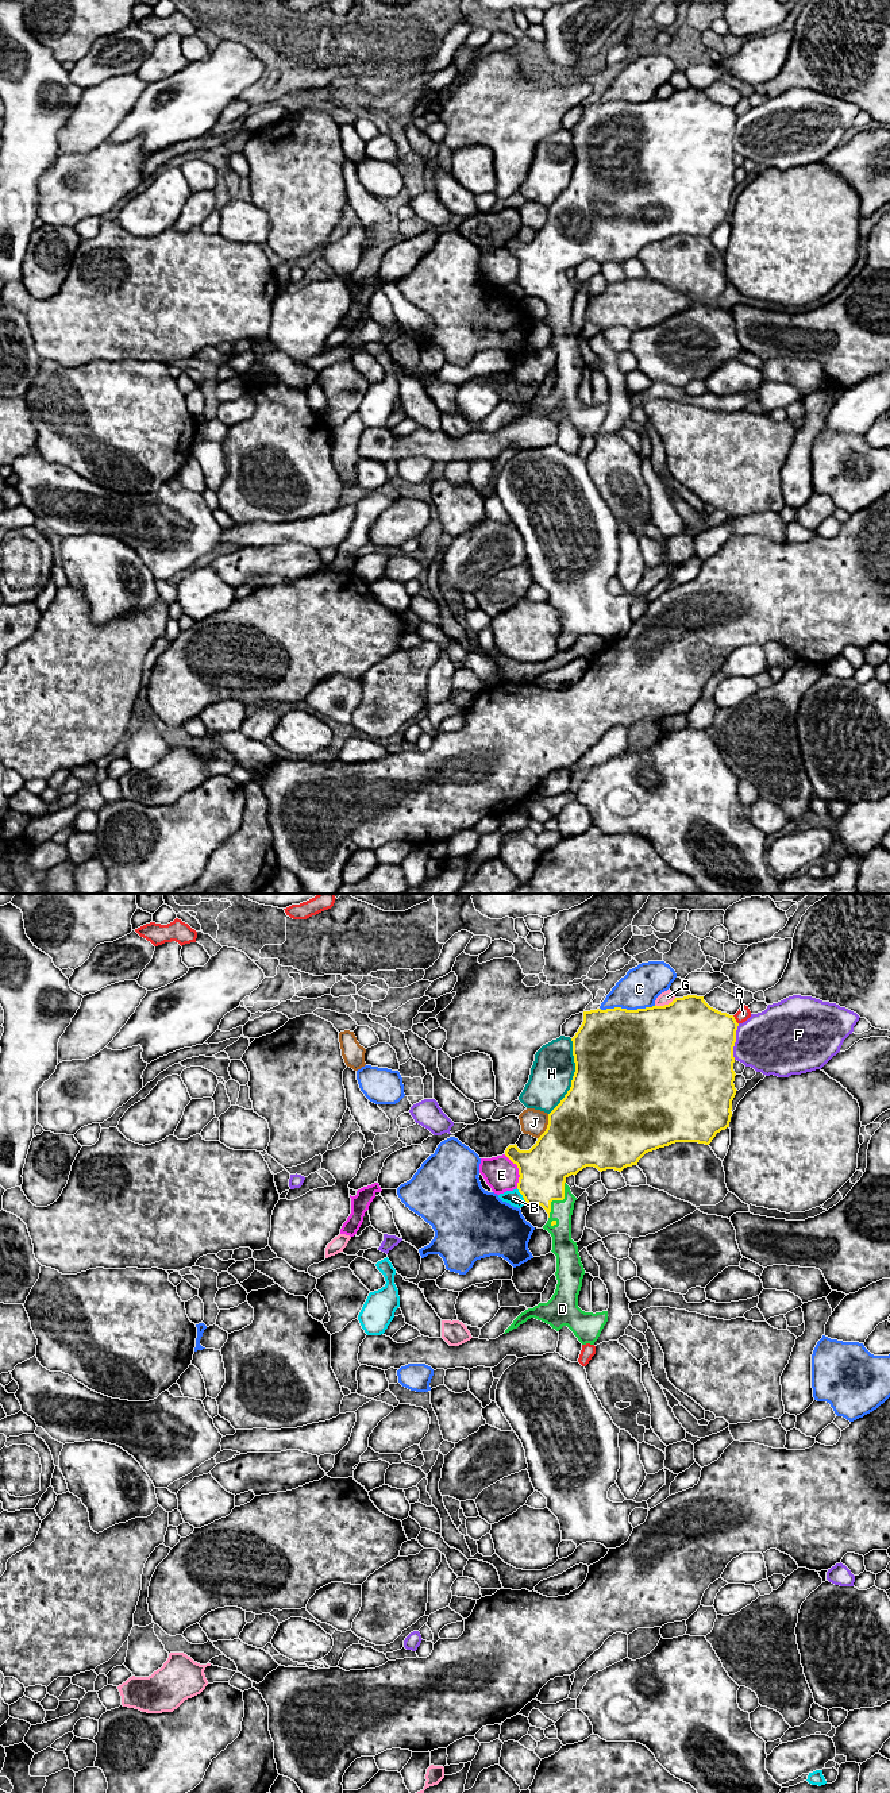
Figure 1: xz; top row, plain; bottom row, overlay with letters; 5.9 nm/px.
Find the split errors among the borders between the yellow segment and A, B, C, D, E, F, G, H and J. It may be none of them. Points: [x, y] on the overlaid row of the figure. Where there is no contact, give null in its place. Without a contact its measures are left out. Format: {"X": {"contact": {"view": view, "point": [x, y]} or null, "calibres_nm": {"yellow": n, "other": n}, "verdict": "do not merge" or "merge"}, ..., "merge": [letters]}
{"A": {"contact": {"view": "xz", "point": [735, 1020]}, "calibres_nm": {"yellow": 420, "other": 80}, "verdict": "do not merge"}, "B": {"contact": {"view": "xz", "point": [521, 1194]}, "calibres_nm": {"yellow": 280, "other": 90}, "verdict": "do not merge"}, "C": {"contact": {"view": "xz", "point": [625, 1009]}, "calibres_nm": {"yellow": 500, "other": 240}, "verdict": "do not merge"}, "D": {"contact": {"view": "xz", "point": [557, 1199]}, "calibres_nm": {"yellow": 280, "other": 130}, "verdict": "do not merge"}, "E": {"contact": {"view": "xz", "point": [519, 1171]}, "calibres_nm": {"yellow": 300, "other": 200}, "verdict": "do not merge"}, "F": {"contact": {"view": "xz", "point": [735, 1041]}, "calibres_nm": {"yellow": 480, "other": 400}, "verdict": "do not merge"}, "G": {"contact": {"view": "xz", "point": [665, 1005]}, "calibres_nm": {"yellow": 500, "other": 80}, "verdict": "do not merge"}, "H": {"contact": {"view": "xz", "point": [573, 1076]}, "calibres_nm": {"yellow": 500, "other": 260}, "verdict": "do not merge"}, "J": {"contact": {"view": "xz", "point": [547, 1126]}, "calibres_nm": {"yellow": 460, "other": 160}, "verdict": "do not merge"}, "merge": []}

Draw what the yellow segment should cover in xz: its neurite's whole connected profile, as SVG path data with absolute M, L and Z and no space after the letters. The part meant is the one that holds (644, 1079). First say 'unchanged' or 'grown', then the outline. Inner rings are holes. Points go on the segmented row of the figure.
unchanged | M687 995L683 998L675 998L671 1003L664 1006L652 1006L637 1010L627 1010L621 1007L606 1010L590 1010L583 1011L583 1022L573 1041L573 1056L575 1063L575 1072L571 1080L571 1087L560 1100L560 1103L548 1114L548 1125L546 1131L538 1138L536 1144L529 1150L520 1150L517 1145L509 1145L505 1150L505 1156L519 1168L517 1189L523 1195L525 1203L539 1204L546 1212L551 1212L552 1200L565 1199L565 1183L571 1175L577 1175L586 1167L594 1167L600 1172L606 1169L614 1169L621 1172L627 1167L637 1165L639 1160L648 1152L659 1148L669 1146L675 1142L698 1142L709 1145L717 1133L729 1127L732 1117L732 1100L736 1095L735 1088L735 1071L733 1071L733 1046L736 1042L736 1030L739 1023L733 1015L721 1013L710 1007L704 996Z

